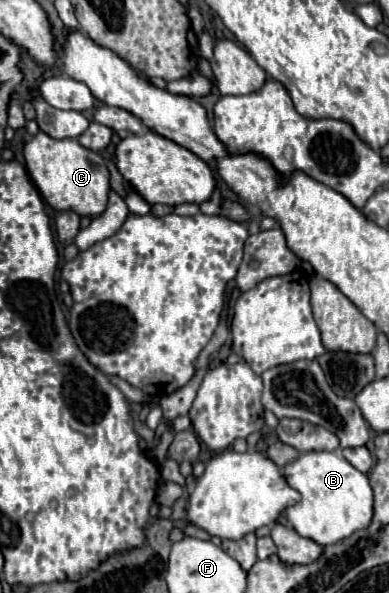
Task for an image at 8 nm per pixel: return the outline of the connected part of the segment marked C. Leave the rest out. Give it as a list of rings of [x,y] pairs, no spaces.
[[[46,133],[34,135],[24,145],[24,159],[28,173],[38,187],[44,201],[56,211],[76,211],[80,217],[98,217],[108,205],[110,173],[106,161],[82,147],[76,139],[52,139]]]

